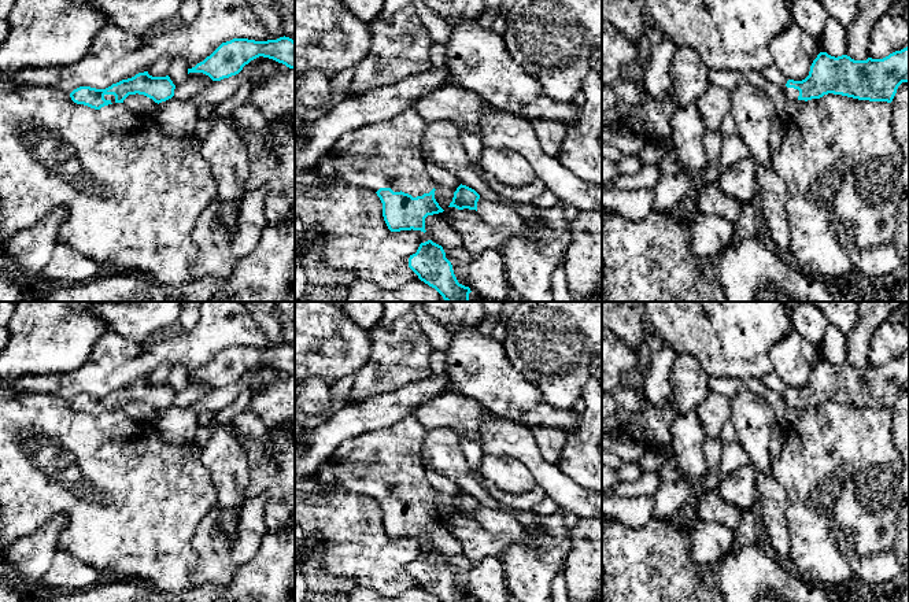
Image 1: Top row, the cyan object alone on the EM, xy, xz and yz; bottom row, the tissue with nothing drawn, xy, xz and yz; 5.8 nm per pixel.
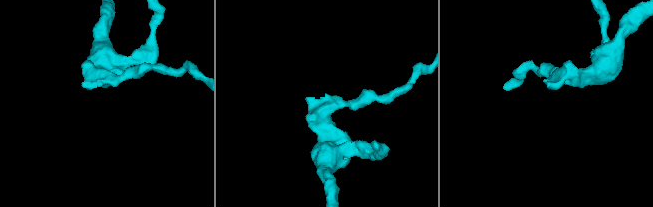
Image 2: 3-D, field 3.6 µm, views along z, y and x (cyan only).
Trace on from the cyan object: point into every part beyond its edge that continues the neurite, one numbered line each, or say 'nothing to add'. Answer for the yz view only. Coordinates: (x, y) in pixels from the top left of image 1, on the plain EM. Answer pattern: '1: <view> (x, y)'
1: yz (791, 401)

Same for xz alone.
1: xz (387, 462)

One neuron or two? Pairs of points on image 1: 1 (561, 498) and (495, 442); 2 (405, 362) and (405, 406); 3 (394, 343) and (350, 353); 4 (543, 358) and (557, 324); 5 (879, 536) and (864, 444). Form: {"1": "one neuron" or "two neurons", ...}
{"1": "one neuron", "2": "two neurons", "3": "two neurons", "4": "one neuron", "5": "one neuron"}

